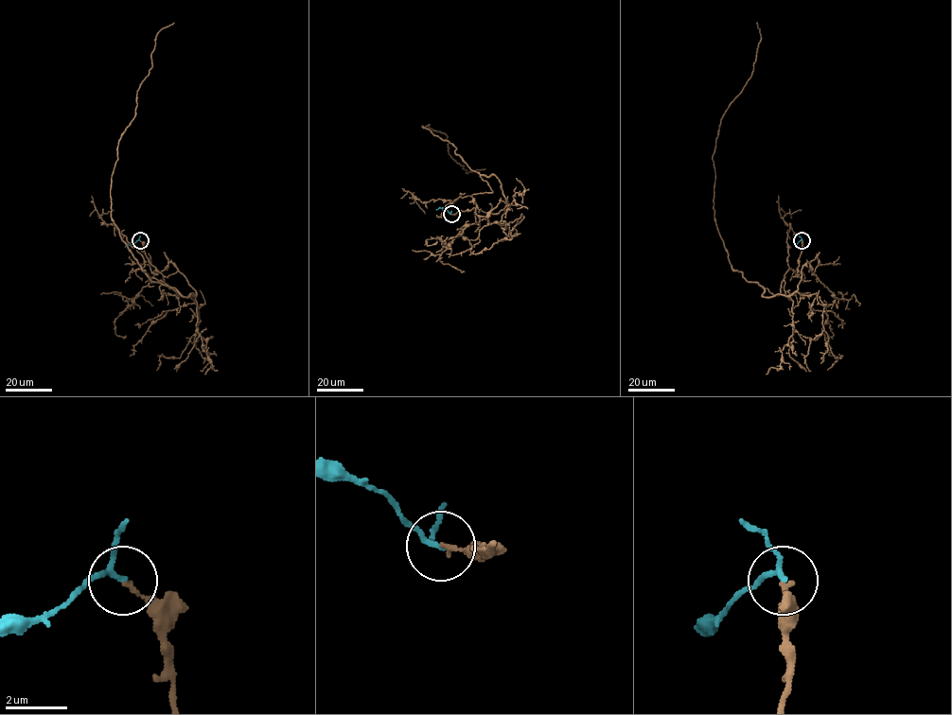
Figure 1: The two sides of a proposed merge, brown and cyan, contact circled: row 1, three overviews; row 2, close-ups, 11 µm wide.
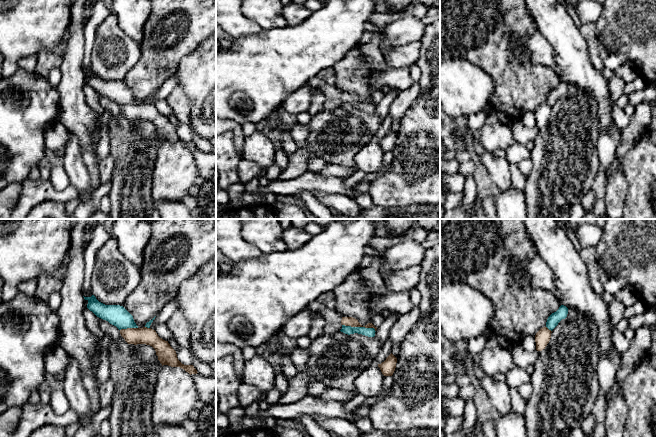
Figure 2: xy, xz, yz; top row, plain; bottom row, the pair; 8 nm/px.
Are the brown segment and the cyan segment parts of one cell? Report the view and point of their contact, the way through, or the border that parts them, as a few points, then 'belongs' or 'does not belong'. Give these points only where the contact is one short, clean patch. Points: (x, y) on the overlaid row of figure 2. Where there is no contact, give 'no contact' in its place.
meets brown in xz at (359, 326); border along xz (342, 324), (372, 327), (375, 331); does not belong

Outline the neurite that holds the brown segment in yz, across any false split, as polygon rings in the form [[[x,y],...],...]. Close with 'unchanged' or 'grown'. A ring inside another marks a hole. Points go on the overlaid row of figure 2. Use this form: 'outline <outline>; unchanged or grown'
outline [[[547,327],[541,328],[535,335],[536,350],[542,351],[550,341],[552,331]]]; unchanged

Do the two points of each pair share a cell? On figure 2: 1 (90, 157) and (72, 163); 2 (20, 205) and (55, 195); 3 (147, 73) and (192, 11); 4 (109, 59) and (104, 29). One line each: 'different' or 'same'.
1: different
2: same
3: same
4: same

